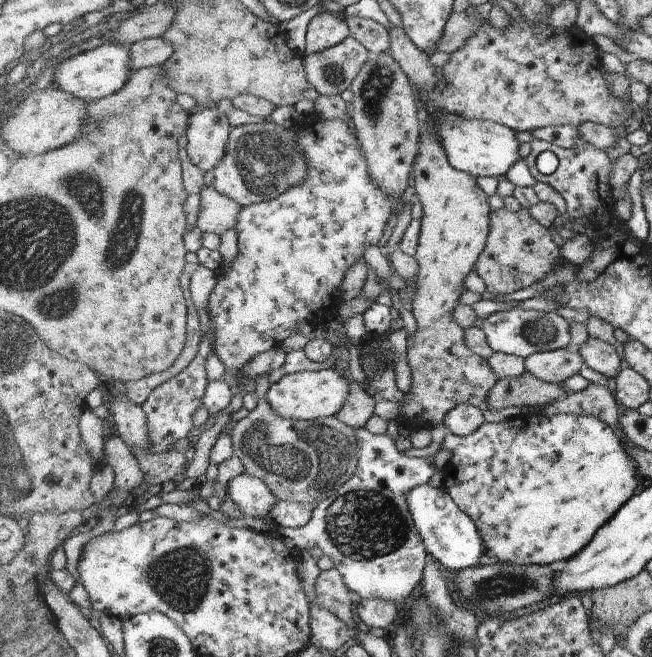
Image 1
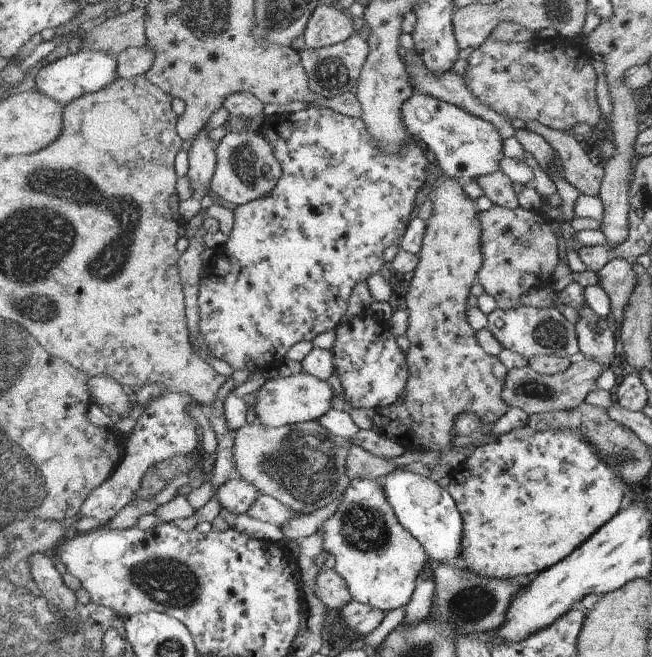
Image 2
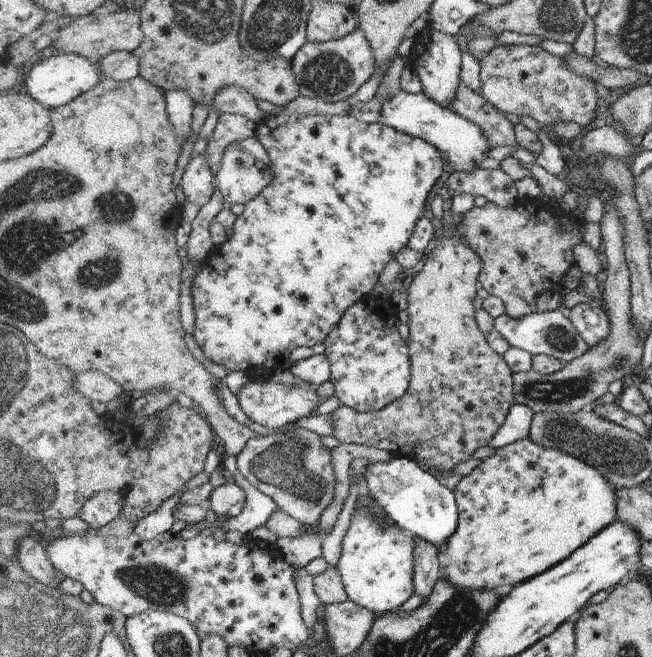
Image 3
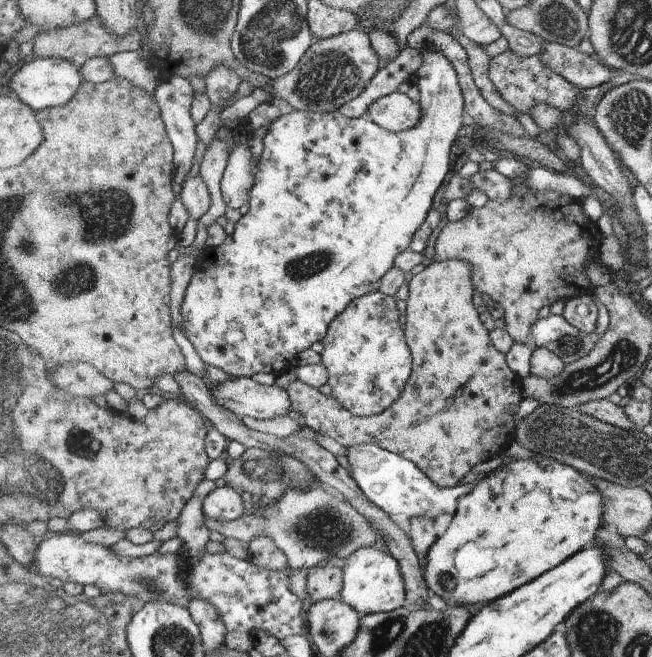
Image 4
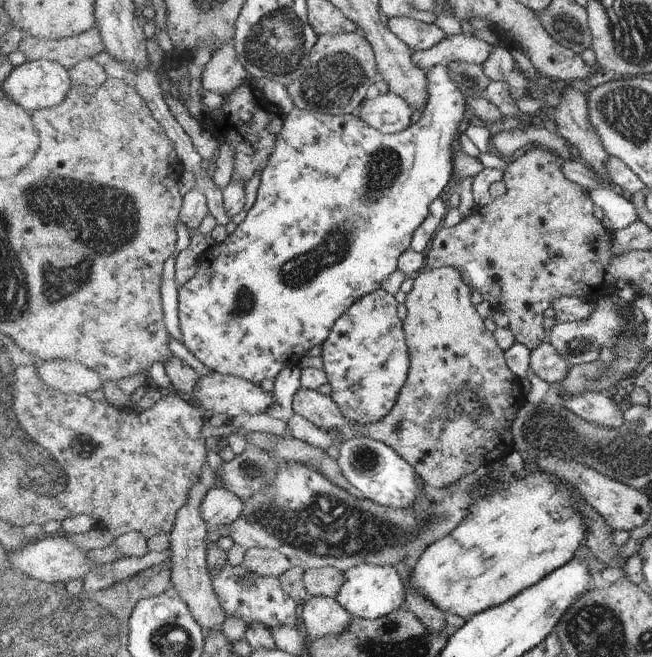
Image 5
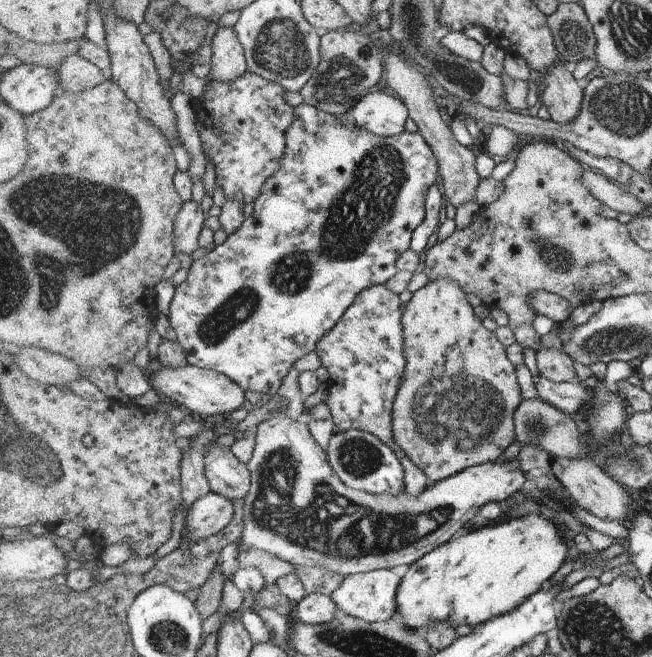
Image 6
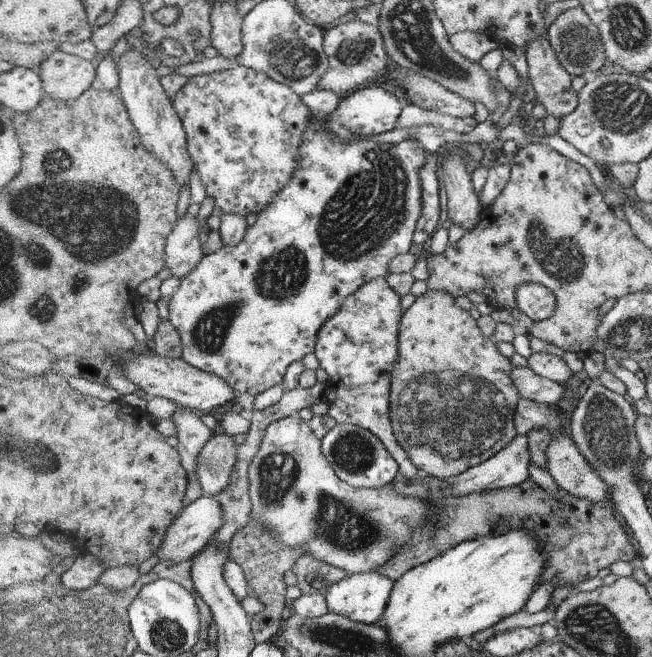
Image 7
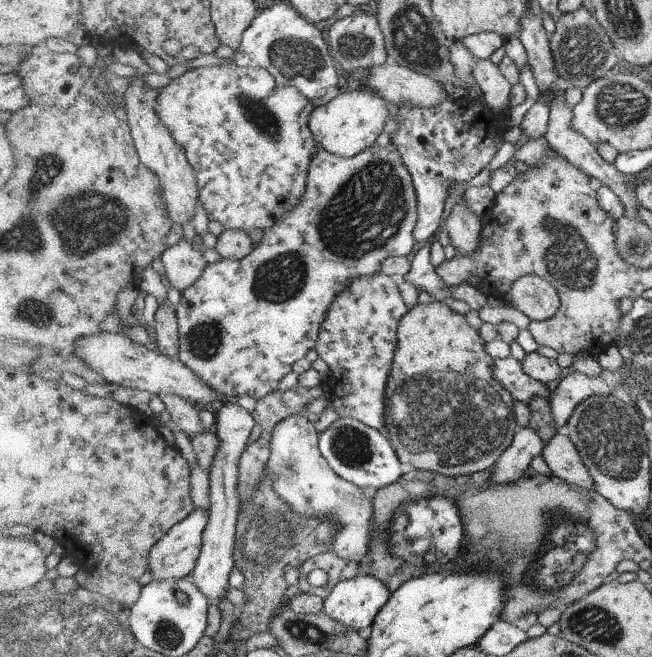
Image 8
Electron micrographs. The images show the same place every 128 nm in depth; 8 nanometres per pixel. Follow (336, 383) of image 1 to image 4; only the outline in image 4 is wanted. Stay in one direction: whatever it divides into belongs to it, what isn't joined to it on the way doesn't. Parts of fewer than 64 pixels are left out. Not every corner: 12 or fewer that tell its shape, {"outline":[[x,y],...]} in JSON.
{"outline":[[250,377],[212,390],[233,414],[257,420],[288,415],[286,389]]}

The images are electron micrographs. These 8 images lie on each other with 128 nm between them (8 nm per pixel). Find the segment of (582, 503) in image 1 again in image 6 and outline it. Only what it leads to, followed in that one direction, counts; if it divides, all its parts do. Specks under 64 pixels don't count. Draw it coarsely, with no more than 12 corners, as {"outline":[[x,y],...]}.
{"outline":[[549,517],[463,532],[409,566],[409,630],[514,612],[569,559]]}

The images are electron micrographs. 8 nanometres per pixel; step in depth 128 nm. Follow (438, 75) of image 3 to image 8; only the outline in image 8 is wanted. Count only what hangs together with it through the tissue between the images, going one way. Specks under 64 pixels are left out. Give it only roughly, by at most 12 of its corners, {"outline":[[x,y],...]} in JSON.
{"outline":[[390,143],[316,144],[301,202],[176,306],[223,401],[278,390],[414,246]]}

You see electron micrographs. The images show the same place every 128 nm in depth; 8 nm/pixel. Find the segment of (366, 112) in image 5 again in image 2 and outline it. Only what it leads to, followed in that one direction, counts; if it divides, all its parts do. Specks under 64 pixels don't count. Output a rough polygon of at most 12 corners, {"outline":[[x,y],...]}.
{"outline":[[426,94],[400,112],[446,176],[500,170],[490,122]]}

